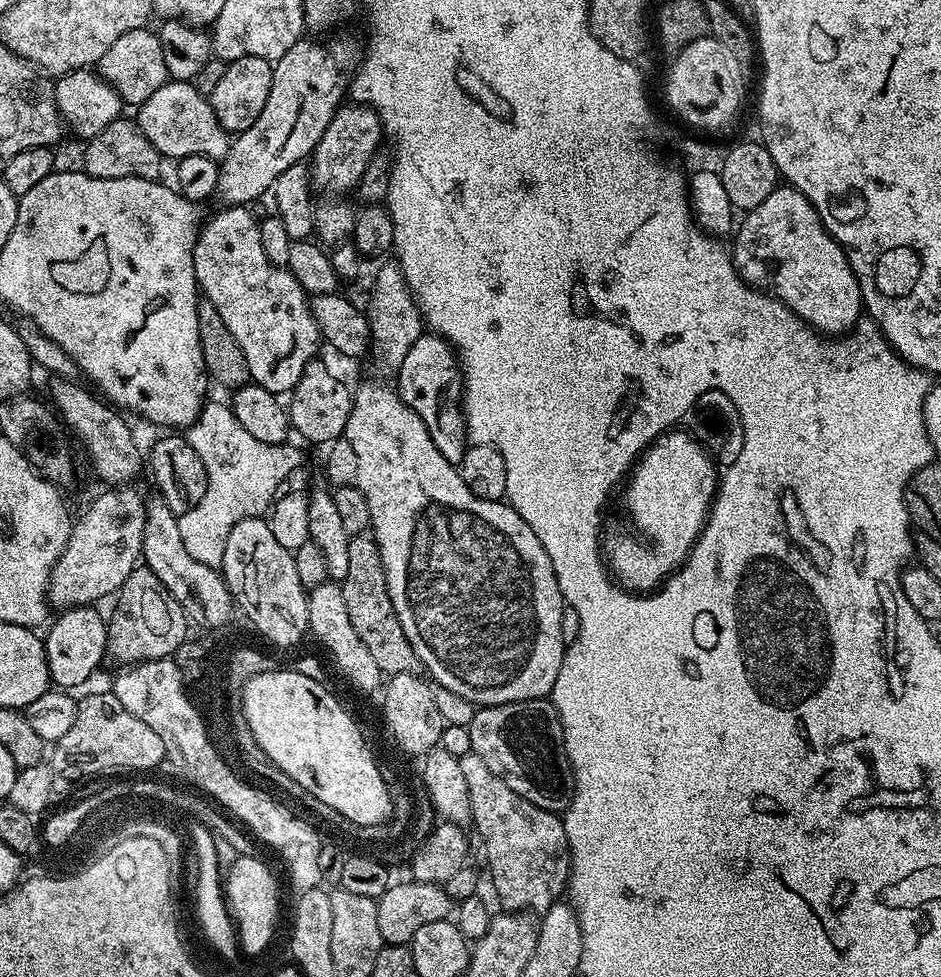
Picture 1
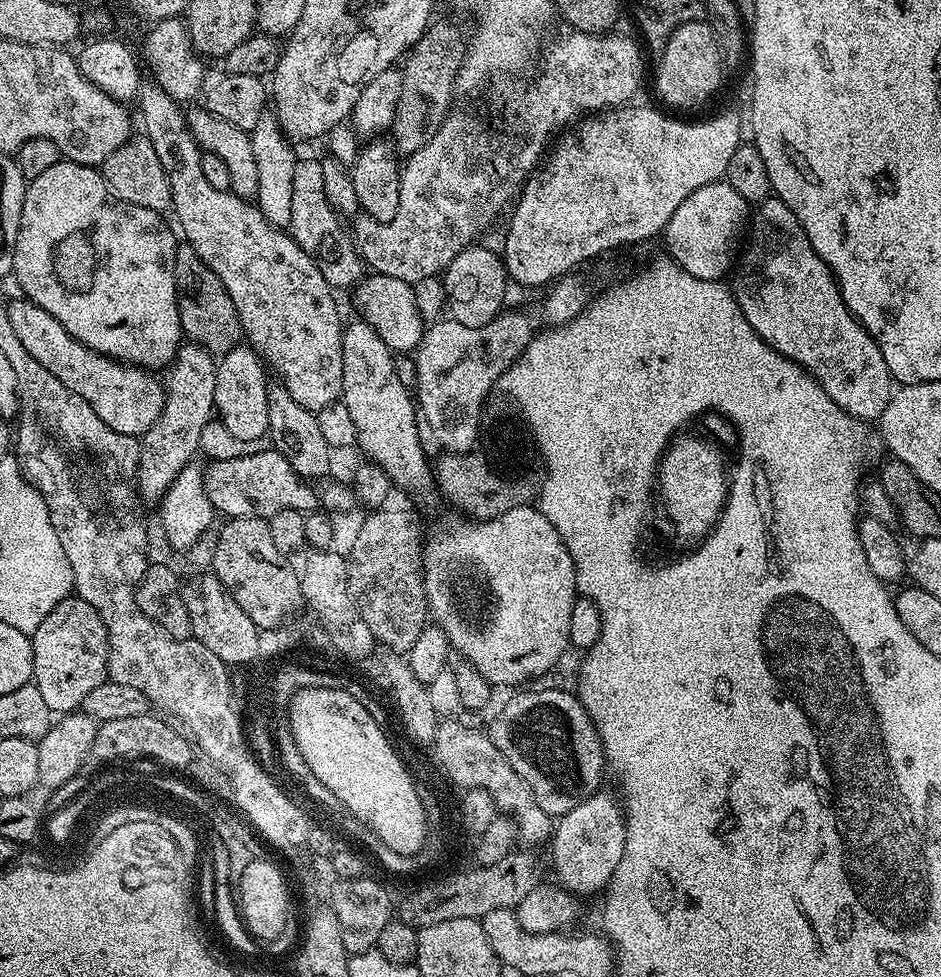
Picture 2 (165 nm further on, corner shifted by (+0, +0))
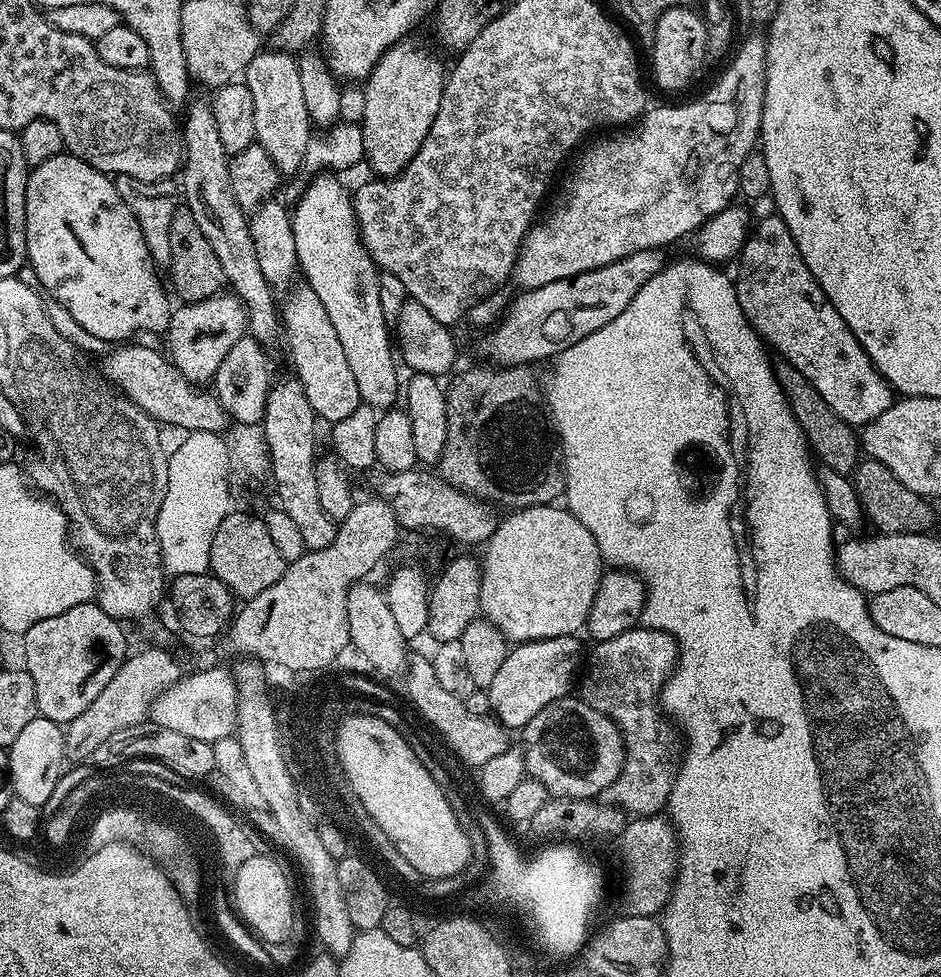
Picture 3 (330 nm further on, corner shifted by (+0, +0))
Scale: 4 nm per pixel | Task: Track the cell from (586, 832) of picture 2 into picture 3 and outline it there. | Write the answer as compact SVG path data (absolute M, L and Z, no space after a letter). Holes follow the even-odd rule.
M635 626L617 637L610 638L609 641L597 643L593 648L592 657L589 660L587 657L586 660L588 673L585 674L584 681L581 679L578 684L579 695L590 706L594 706L594 710L606 714L606 718L610 718L614 726L618 726L624 739L624 768L609 786L607 799L617 806L622 806L625 813L633 817L655 816L667 805L670 790L676 781L676 769L679 768L682 759L682 744L678 739L677 729L669 723L660 707L660 691L676 666L676 640L669 632L660 632L657 628L647 626Z

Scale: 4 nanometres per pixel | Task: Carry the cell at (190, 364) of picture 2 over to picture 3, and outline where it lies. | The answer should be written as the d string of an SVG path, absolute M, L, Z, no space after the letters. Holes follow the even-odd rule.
M217 294L199 300L193 304L184 302L171 309L166 355L191 384L208 386L218 374L218 366L222 366L222 358L230 354L230 346L238 342L248 332L248 312L244 303L234 294Z

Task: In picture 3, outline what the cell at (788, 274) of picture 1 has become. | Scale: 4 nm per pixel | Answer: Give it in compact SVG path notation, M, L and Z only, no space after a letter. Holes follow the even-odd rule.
M780 215L762 218L749 231L739 262L740 277L734 280L738 302L765 345L802 370L810 386L826 398L826 406L846 423L863 426L874 422L878 414L886 414L894 402L894 389L872 365L850 326L842 322L842 314L834 310L822 286L810 274Z

